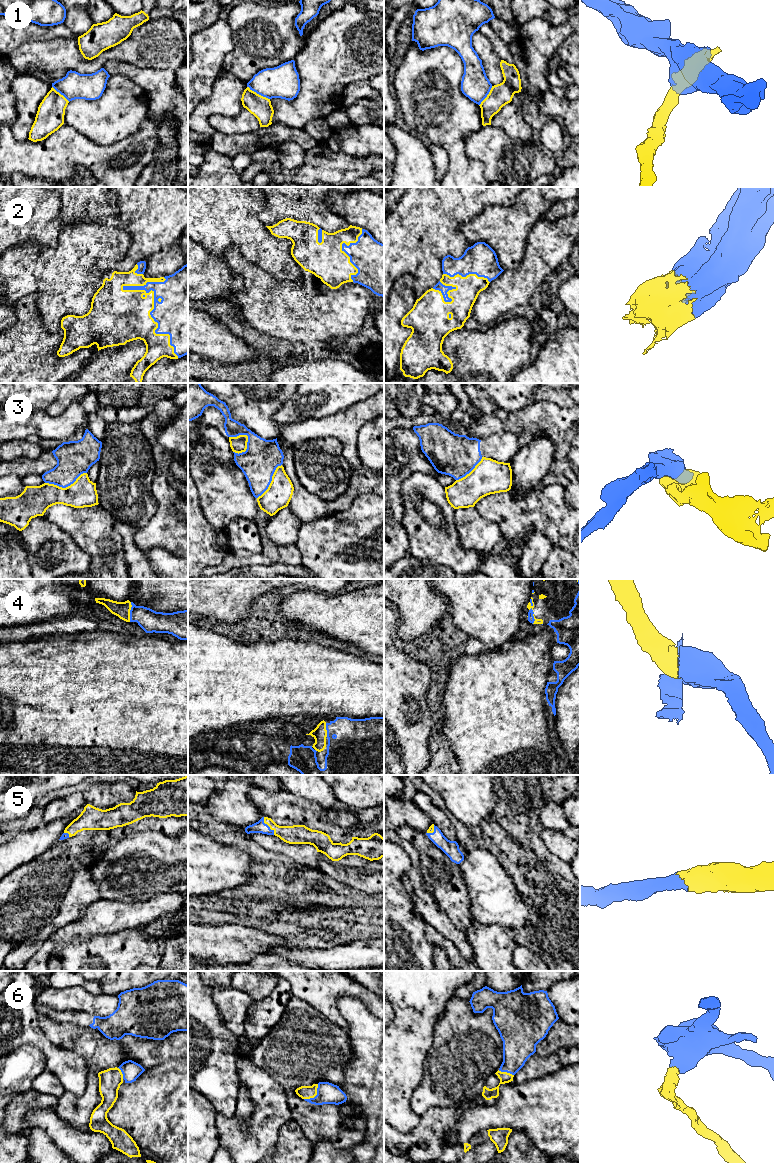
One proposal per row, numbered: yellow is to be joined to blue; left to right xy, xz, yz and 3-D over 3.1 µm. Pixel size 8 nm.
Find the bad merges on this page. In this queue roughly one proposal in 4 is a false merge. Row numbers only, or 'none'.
1, 3

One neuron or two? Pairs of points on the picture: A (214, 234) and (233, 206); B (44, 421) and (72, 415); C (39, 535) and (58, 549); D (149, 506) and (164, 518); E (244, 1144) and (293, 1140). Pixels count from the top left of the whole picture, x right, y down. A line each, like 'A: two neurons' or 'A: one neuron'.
A: one neuron
B: one neuron
C: one neuron
D: two neurons
E: two neurons

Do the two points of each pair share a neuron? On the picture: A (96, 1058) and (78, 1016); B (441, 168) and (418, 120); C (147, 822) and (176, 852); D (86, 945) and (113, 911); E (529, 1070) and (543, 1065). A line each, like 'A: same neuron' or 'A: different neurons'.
A: different neurons
B: different neurons
C: different neurons
D: different neurons
E: same neuron

